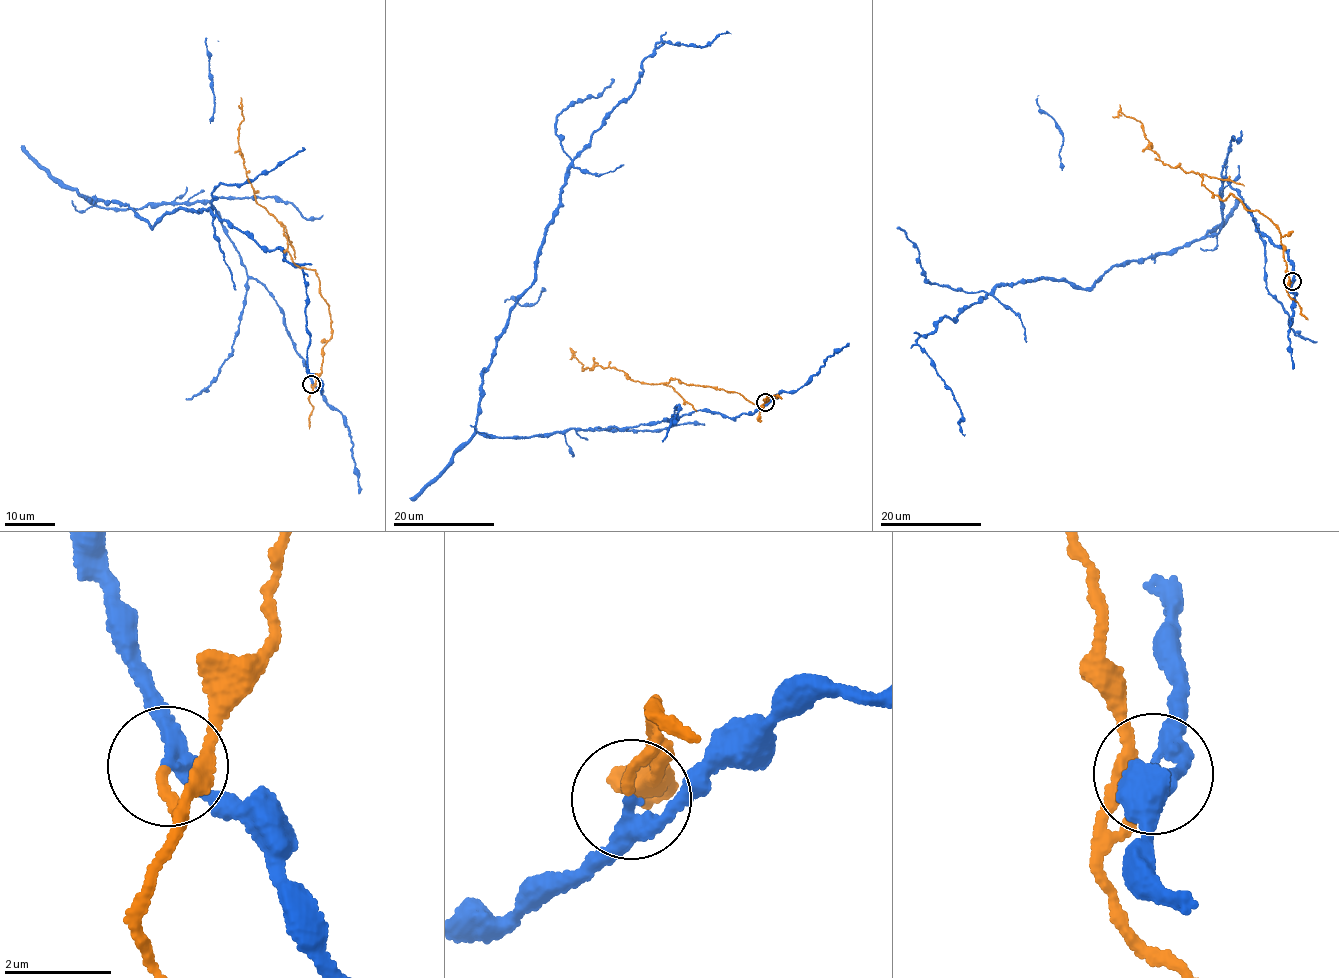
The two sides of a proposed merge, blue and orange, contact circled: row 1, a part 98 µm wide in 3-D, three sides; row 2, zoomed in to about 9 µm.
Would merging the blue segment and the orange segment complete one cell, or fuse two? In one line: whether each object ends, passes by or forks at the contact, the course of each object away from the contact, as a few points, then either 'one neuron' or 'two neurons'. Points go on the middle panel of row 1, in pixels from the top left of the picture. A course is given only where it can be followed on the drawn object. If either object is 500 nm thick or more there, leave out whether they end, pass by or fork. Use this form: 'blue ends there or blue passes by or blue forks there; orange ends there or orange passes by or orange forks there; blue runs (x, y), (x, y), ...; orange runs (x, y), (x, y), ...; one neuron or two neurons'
blue passes by; orange ends there; blue runs (765, 402), (625, 429), (476, 426), (571, 162), (661, 40), (731, 34); orange runs (764, 402), (761, 409), (732, 391), (635, 382), (610, 366), (583, 371), (570, 359); two neurons

